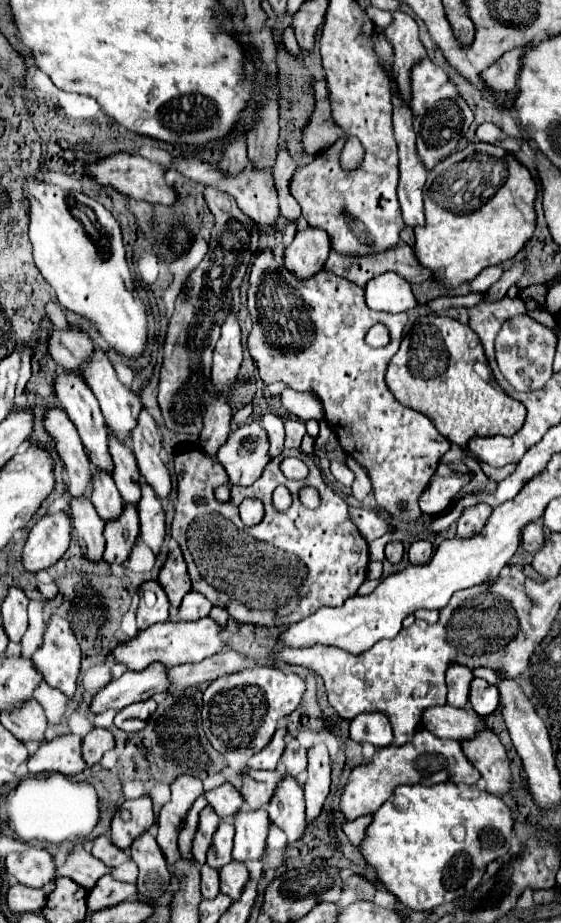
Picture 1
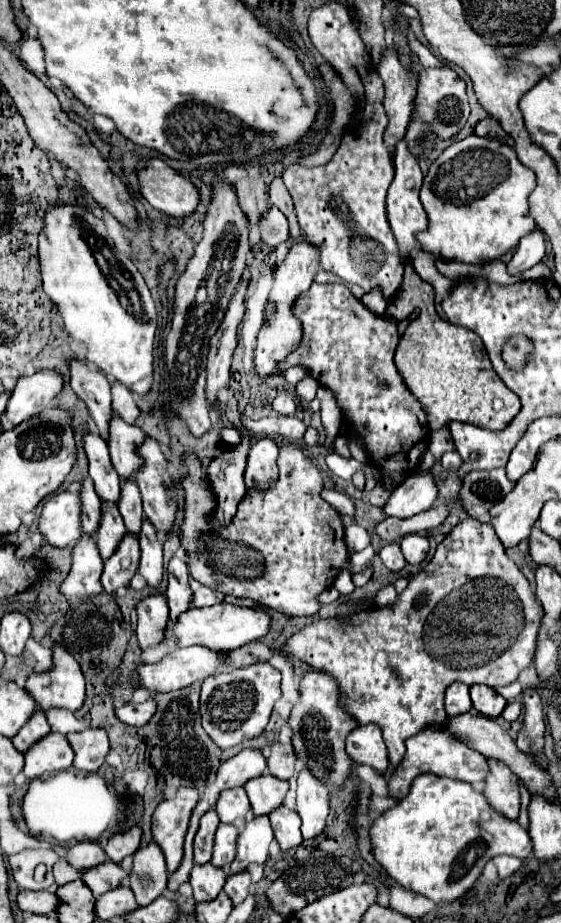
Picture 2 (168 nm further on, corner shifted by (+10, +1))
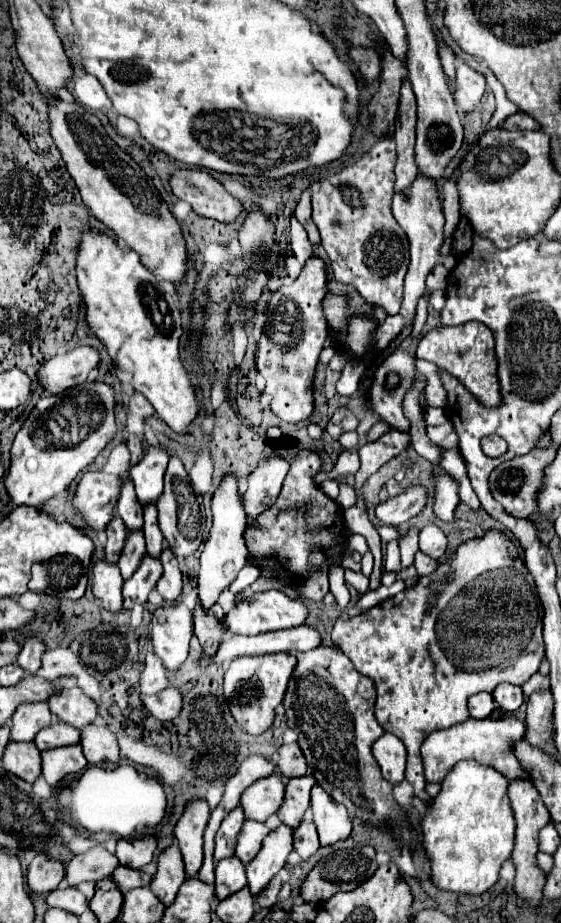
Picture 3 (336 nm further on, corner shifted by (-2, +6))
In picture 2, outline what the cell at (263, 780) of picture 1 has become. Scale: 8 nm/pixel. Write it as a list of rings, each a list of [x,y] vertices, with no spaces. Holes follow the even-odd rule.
[[[261,775],[261,777],[255,777],[253,781],[247,781],[245,789],[249,793],[253,813],[269,815],[283,803],[283,799],[289,791],[289,783],[281,781],[273,775]]]

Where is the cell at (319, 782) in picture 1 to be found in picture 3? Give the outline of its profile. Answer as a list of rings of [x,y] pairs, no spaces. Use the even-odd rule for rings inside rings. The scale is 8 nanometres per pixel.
[[[321,784],[313,786],[311,808],[321,846],[345,840],[351,834],[351,818],[347,814],[347,808],[343,804],[337,804],[337,800],[333,800],[333,796],[329,796]]]

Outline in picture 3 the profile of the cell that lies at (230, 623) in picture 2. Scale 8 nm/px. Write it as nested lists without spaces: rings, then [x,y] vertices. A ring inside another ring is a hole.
[[[269,590],[269,592],[251,594],[245,600],[241,600],[241,604],[233,604],[231,612],[227,612],[223,618],[223,624],[225,624],[227,632],[231,632],[231,634],[257,636],[257,634],[265,634],[265,632],[273,632],[273,630],[301,626],[305,622],[305,616],[307,616],[307,608],[303,606],[301,600],[287,598],[279,590]]]

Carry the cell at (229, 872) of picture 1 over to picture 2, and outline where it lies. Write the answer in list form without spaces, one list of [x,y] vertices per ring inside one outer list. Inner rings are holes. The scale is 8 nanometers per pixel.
[[[249,873],[229,875],[223,889],[225,889],[225,893],[231,897],[233,905],[239,905],[239,903],[243,903],[245,897],[251,893],[251,875],[249,875]]]

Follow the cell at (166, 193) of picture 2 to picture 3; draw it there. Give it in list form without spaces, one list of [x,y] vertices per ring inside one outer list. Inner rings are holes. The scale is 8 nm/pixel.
[[[179,170],[169,178],[169,184],[173,194],[189,202],[199,216],[233,222],[243,210],[241,202],[205,170]]]

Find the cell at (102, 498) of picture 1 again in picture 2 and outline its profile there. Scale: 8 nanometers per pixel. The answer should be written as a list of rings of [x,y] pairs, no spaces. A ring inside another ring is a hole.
[[[103,503],[101,529],[97,531],[97,549],[99,549],[103,561],[107,561],[117,551],[117,547],[125,535],[127,535],[127,529],[123,525],[123,517],[121,517],[119,509],[113,509],[113,505]]]

